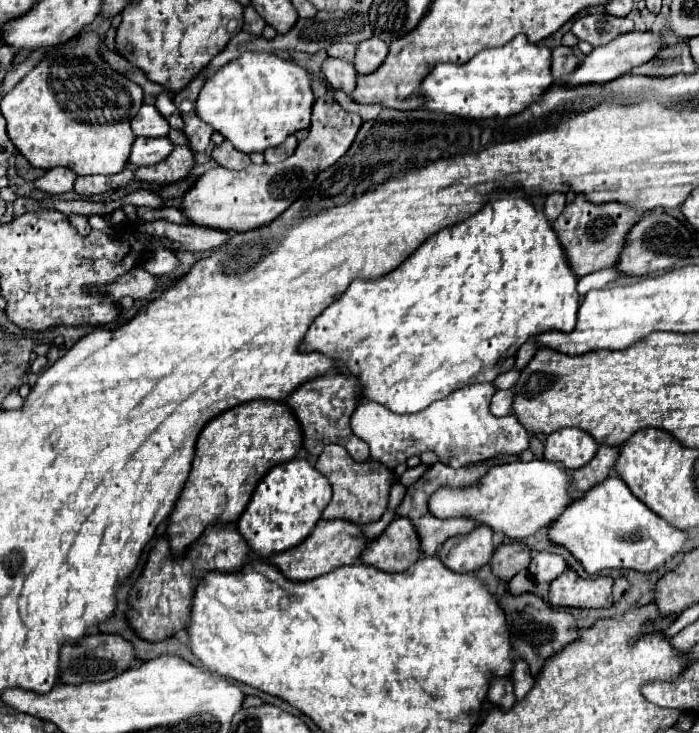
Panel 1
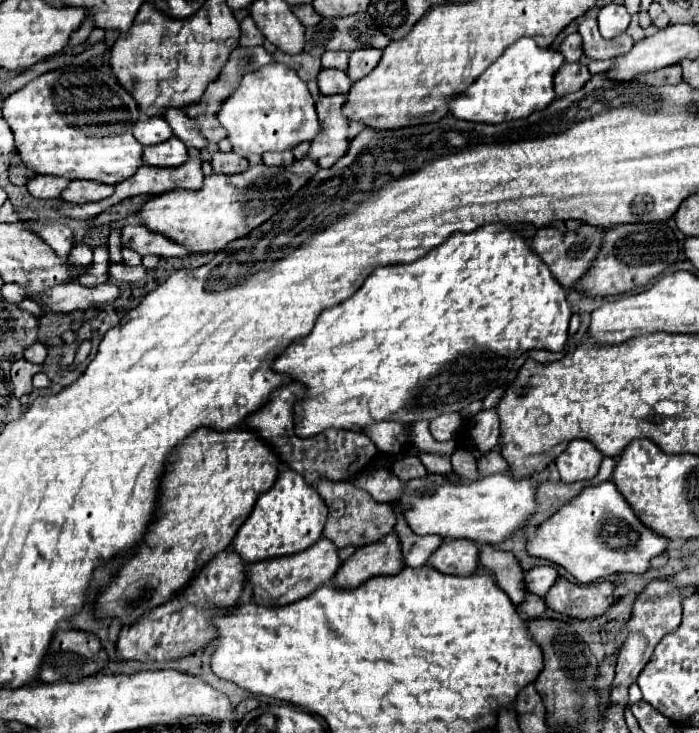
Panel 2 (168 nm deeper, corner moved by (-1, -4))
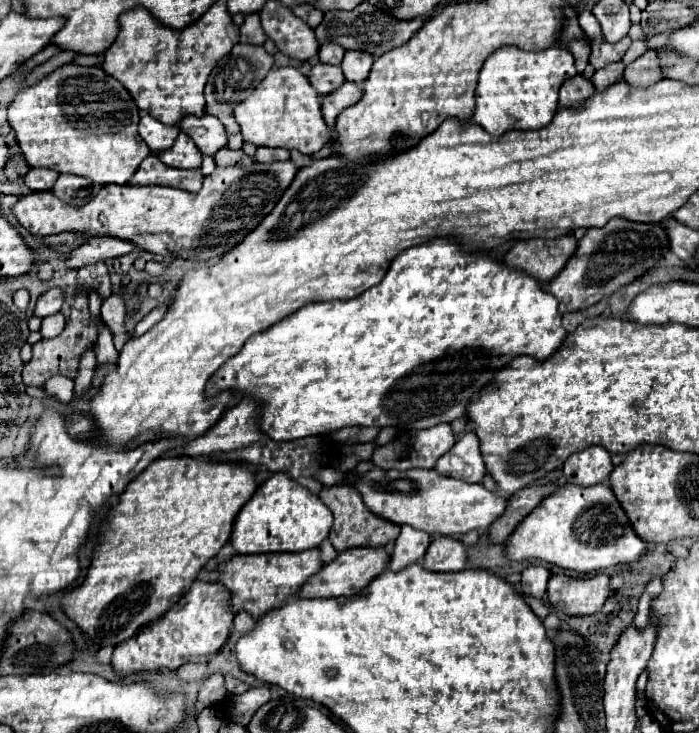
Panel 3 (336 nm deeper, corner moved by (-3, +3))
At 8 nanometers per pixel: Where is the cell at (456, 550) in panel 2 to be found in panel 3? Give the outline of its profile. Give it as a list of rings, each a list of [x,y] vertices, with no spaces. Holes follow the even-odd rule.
[[[438,536],[430,542],[422,566],[432,572],[458,572],[464,570],[466,560],[466,548],[460,540]]]

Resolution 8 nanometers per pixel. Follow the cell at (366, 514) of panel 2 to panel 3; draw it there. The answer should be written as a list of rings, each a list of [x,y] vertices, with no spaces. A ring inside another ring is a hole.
[[[328,486],[328,488],[322,488],[322,492],[320,492],[322,502],[334,514],[334,526],[330,530],[332,546],[338,552],[342,552],[342,550],[348,550],[348,548],[358,548],[358,546],[368,546],[368,548],[376,546],[376,548],[380,548],[380,546],[388,546],[390,542],[394,542],[398,538],[398,534],[400,534],[400,526],[372,514],[364,506],[362,496],[358,492],[354,492],[354,490],[356,488],[352,488],[352,486]]]

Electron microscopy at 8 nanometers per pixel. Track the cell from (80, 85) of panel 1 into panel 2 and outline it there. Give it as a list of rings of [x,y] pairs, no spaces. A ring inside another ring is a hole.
[[[80,65],[32,79],[2,101],[2,115],[14,133],[18,155],[34,173],[116,185],[142,165],[144,147],[132,135],[140,107],[114,75],[96,67],[92,75],[90,67]]]

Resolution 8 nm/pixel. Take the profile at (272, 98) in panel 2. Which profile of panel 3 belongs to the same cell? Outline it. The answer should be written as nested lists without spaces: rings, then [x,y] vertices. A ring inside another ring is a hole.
[[[272,68],[254,88],[252,96],[236,104],[234,116],[242,128],[244,142],[252,142],[256,146],[314,154],[330,140],[330,128],[326,126],[320,110],[320,94],[296,68]]]

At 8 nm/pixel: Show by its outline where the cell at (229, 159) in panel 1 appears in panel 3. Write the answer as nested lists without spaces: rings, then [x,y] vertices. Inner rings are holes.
[[[230,148],[218,150],[216,156],[214,156],[214,160],[216,160],[216,166],[240,166],[240,168],[248,168],[254,162],[242,150],[230,150]]]

